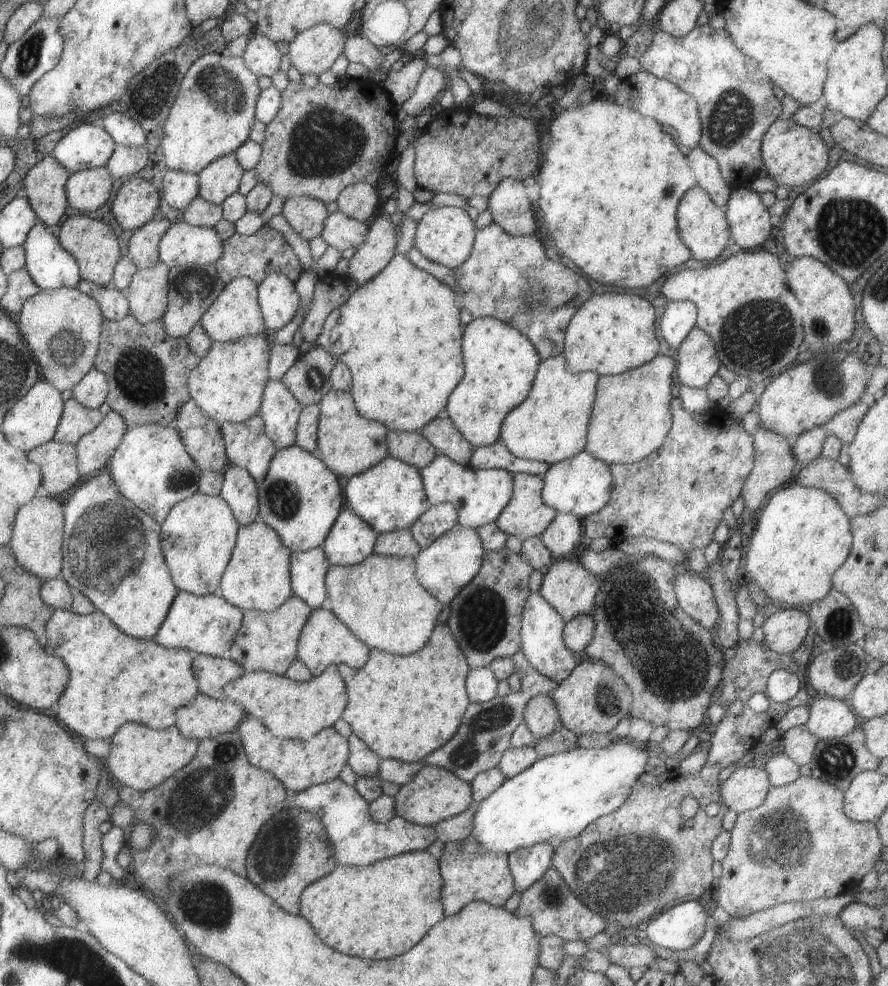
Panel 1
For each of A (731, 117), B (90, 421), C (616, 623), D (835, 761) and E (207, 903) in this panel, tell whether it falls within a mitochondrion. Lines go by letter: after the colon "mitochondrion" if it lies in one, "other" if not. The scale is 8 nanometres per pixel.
A: mitochondrion
B: other
C: mitochondrion
D: mitochondrion
E: mitochondrion

